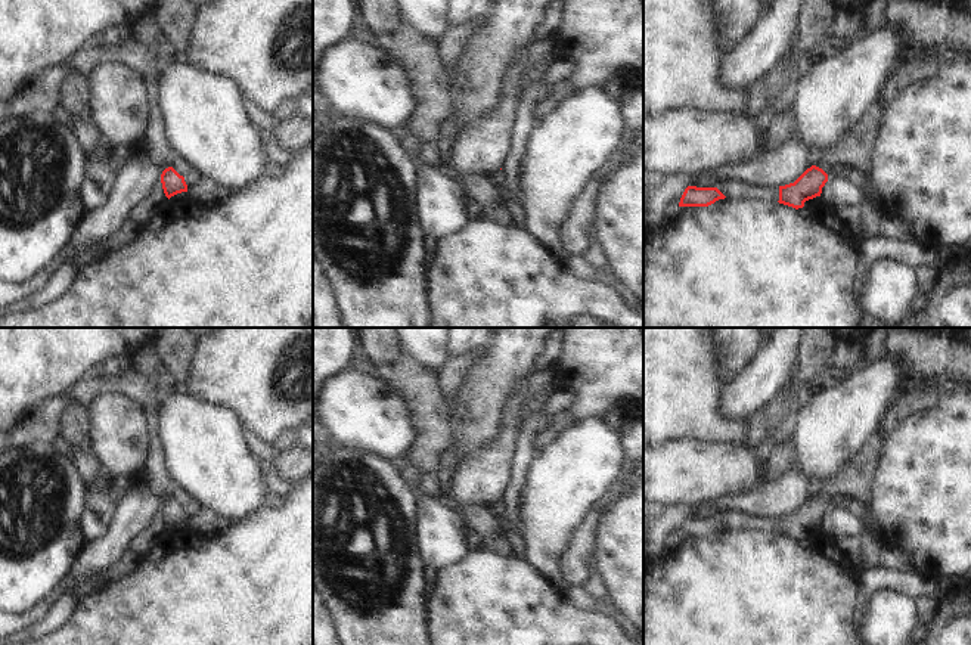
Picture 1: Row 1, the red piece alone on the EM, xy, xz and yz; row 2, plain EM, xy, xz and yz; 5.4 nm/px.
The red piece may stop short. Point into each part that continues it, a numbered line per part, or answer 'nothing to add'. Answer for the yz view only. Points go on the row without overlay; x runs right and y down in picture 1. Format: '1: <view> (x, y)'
1: yz (855, 480)

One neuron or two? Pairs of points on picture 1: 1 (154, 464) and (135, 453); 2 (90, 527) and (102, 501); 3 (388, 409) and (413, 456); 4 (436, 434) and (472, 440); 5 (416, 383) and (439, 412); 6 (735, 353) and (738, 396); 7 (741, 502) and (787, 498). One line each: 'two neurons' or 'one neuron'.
1: two neurons
2: one neuron
3: two neurons
4: two neurons
5: one neuron
6: two neurons
7: one neuron

